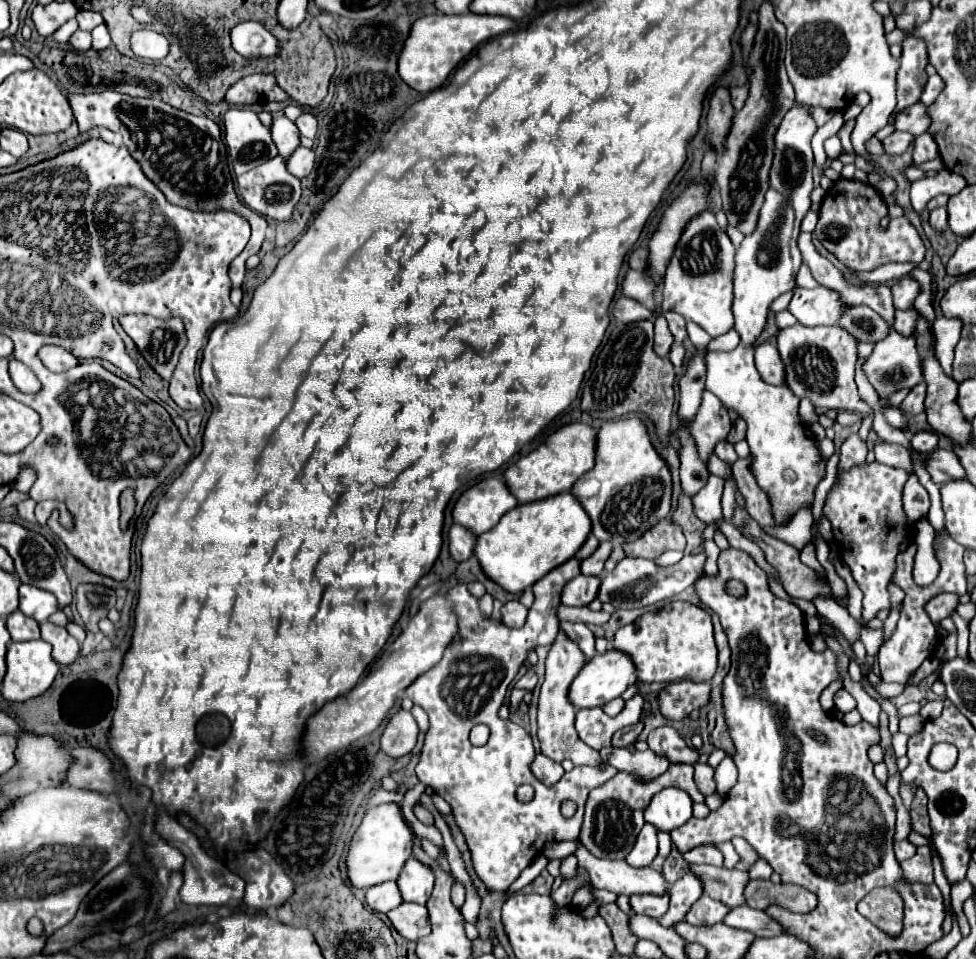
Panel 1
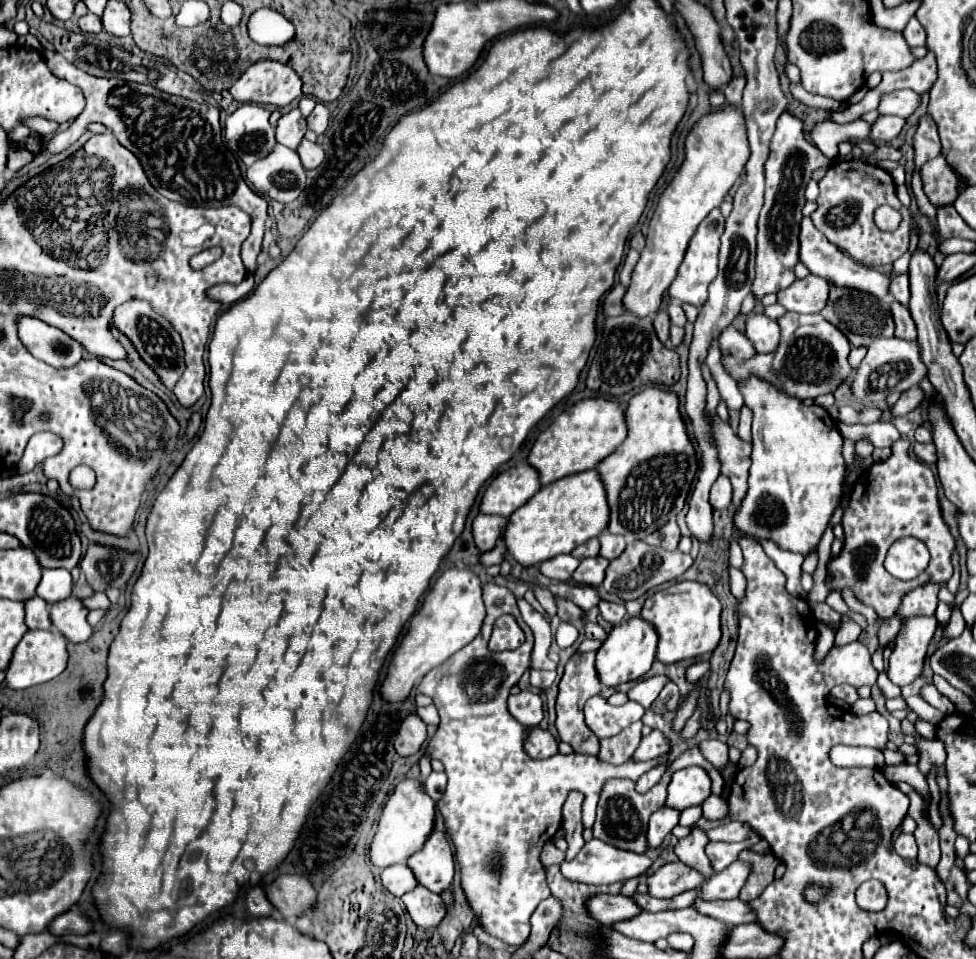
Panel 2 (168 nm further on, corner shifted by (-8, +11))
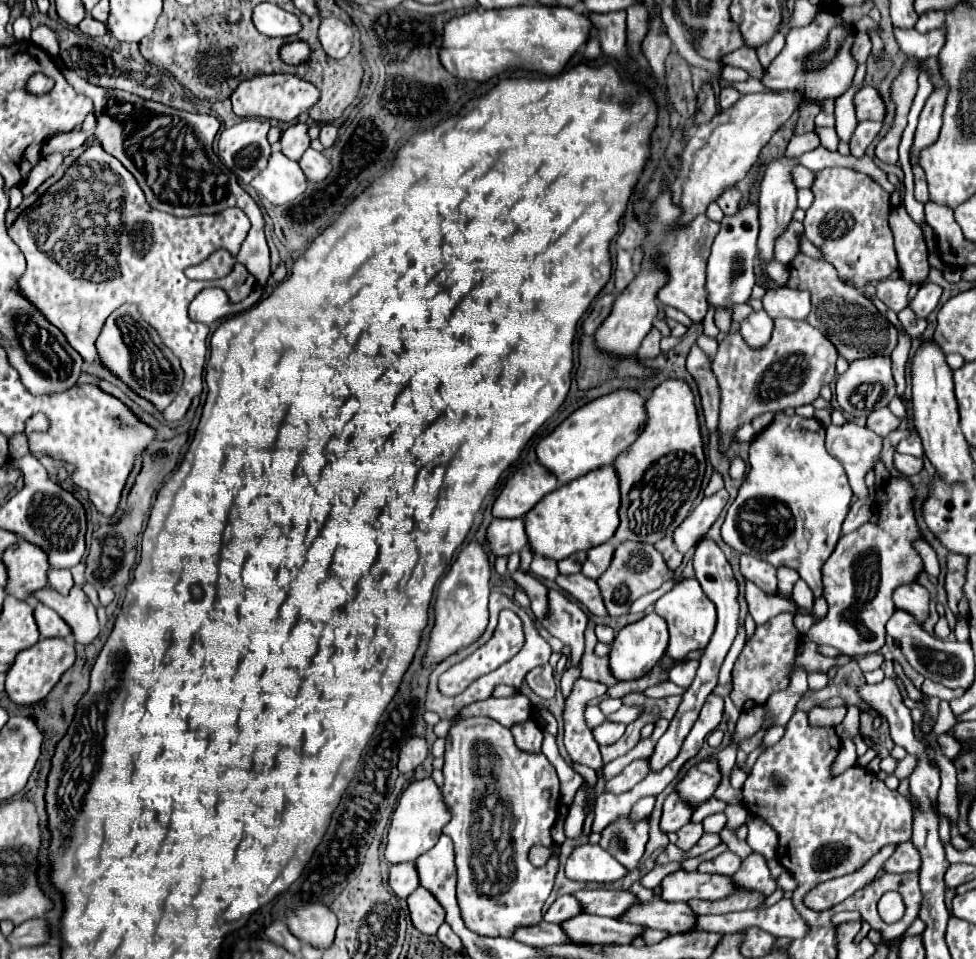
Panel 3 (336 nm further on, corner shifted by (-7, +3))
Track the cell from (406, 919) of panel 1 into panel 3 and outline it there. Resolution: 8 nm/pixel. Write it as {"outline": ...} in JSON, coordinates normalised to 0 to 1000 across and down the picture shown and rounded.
{"outline":[[[431,924],[417,936],[417,945],[423,966],[433,974],[448,974],[450,966],[456,961],[456,949],[446,934]]]}

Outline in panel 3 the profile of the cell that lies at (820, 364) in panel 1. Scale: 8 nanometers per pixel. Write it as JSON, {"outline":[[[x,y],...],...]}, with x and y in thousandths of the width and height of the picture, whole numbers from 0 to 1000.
{"outline":[[[794,334],[790,357],[780,365],[765,363],[757,348],[743,348],[737,355],[737,365],[731,373],[733,392],[739,405],[739,467],[743,469],[747,465],[747,459],[753,455],[753,448],[776,432],[833,421],[839,415],[841,405],[858,394],[858,373],[858,363],[827,334]]]}

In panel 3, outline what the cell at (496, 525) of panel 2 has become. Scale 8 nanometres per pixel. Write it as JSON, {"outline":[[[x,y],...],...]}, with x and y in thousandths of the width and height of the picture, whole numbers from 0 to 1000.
{"outline":[[[507,540],[499,551],[499,565],[507,580],[522,580],[526,576],[532,576],[540,567],[536,542]]]}

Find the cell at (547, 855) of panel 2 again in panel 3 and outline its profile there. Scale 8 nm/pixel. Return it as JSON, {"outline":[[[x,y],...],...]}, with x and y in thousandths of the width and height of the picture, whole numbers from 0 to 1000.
{"outline":[[[546,882],[542,888],[542,897],[546,903],[558,903],[565,893],[567,893],[565,884],[558,884],[558,882]]]}

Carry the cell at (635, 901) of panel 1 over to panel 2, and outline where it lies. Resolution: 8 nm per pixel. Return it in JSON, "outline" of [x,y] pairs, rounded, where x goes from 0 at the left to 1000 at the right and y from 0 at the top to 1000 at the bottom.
{"outline":[[[699,899],[680,901],[670,911],[664,913],[666,932],[672,936],[689,936],[689,934],[699,932],[703,928],[717,930],[721,920],[723,920],[721,911],[713,909],[711,905],[705,905]]]}

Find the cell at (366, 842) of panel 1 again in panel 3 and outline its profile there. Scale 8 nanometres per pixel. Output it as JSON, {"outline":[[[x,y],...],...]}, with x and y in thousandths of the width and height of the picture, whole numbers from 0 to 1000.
{"outline":[[[442,811],[421,815],[417,824],[411,828],[407,843],[401,851],[401,861],[397,870],[397,882],[394,882],[394,897],[399,901],[425,899],[431,891],[435,891],[440,884],[448,880],[458,855],[460,855],[460,847],[458,847],[458,840],[454,838],[452,822],[448,822]]]}

